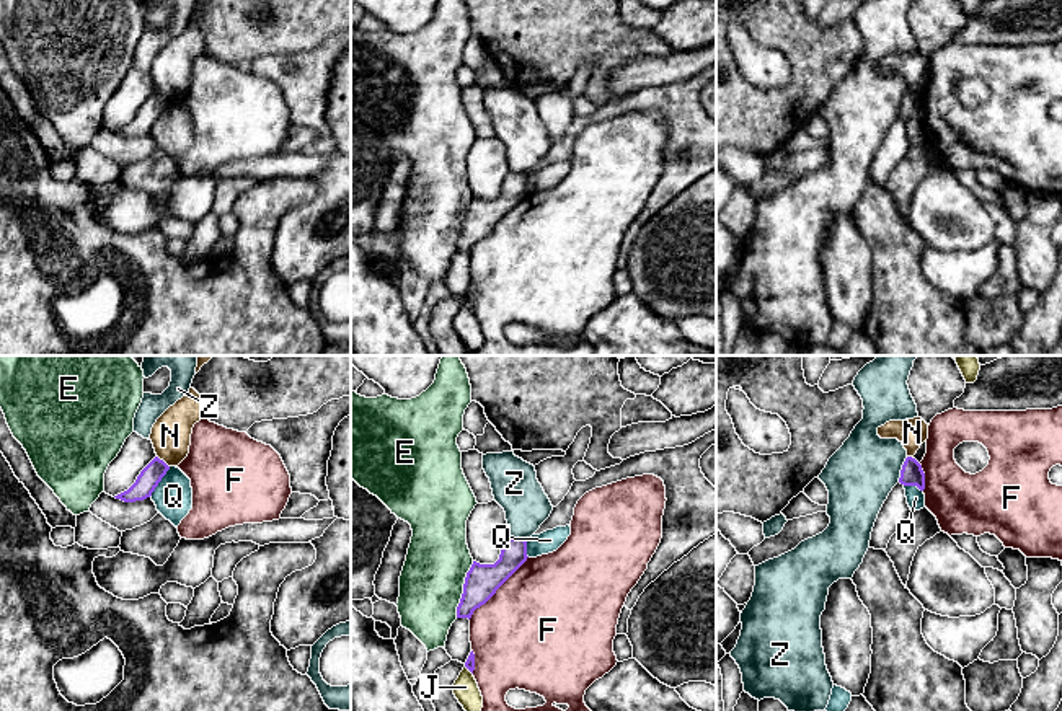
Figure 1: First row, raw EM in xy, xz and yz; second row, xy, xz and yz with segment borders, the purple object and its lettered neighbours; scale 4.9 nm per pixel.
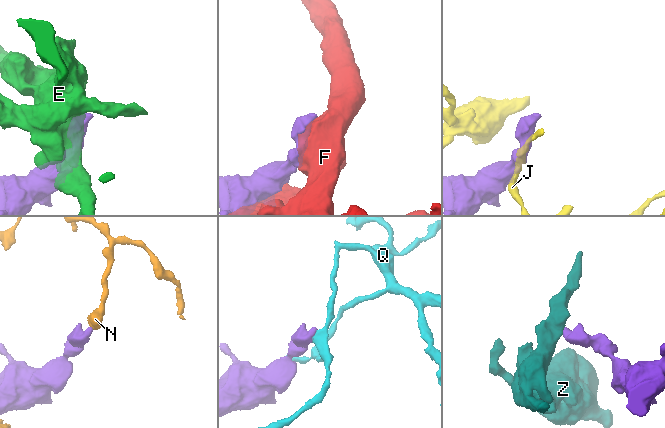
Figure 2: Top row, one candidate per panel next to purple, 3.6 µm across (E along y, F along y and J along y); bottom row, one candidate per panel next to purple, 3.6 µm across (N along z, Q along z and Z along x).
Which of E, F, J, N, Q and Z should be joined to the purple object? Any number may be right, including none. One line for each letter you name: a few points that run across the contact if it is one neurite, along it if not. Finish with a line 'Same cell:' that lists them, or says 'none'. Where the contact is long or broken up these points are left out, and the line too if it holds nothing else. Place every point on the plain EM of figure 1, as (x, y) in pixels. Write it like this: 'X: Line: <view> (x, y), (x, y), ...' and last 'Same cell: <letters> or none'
Same cell: none

